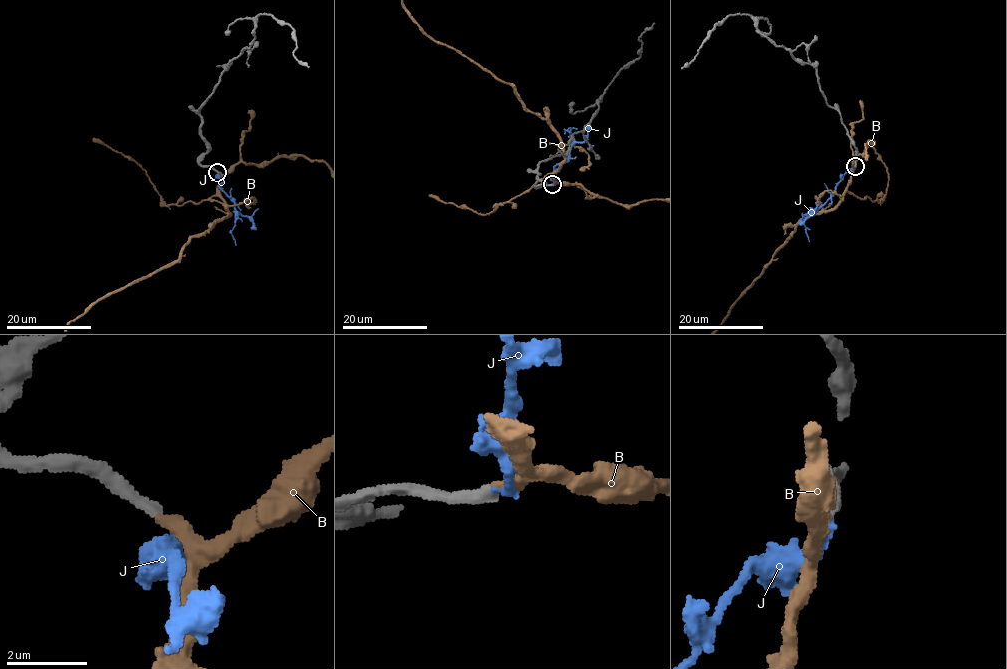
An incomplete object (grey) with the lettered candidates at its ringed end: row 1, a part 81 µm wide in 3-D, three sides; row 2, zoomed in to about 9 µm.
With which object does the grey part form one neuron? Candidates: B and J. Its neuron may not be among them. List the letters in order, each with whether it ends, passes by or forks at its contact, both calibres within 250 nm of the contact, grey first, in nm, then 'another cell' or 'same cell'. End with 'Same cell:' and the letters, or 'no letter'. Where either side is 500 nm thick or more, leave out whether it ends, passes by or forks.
B: it ends | 320/320 nm | same cell
J: it ends | 320/200 nm | another cell
Same cell: B

